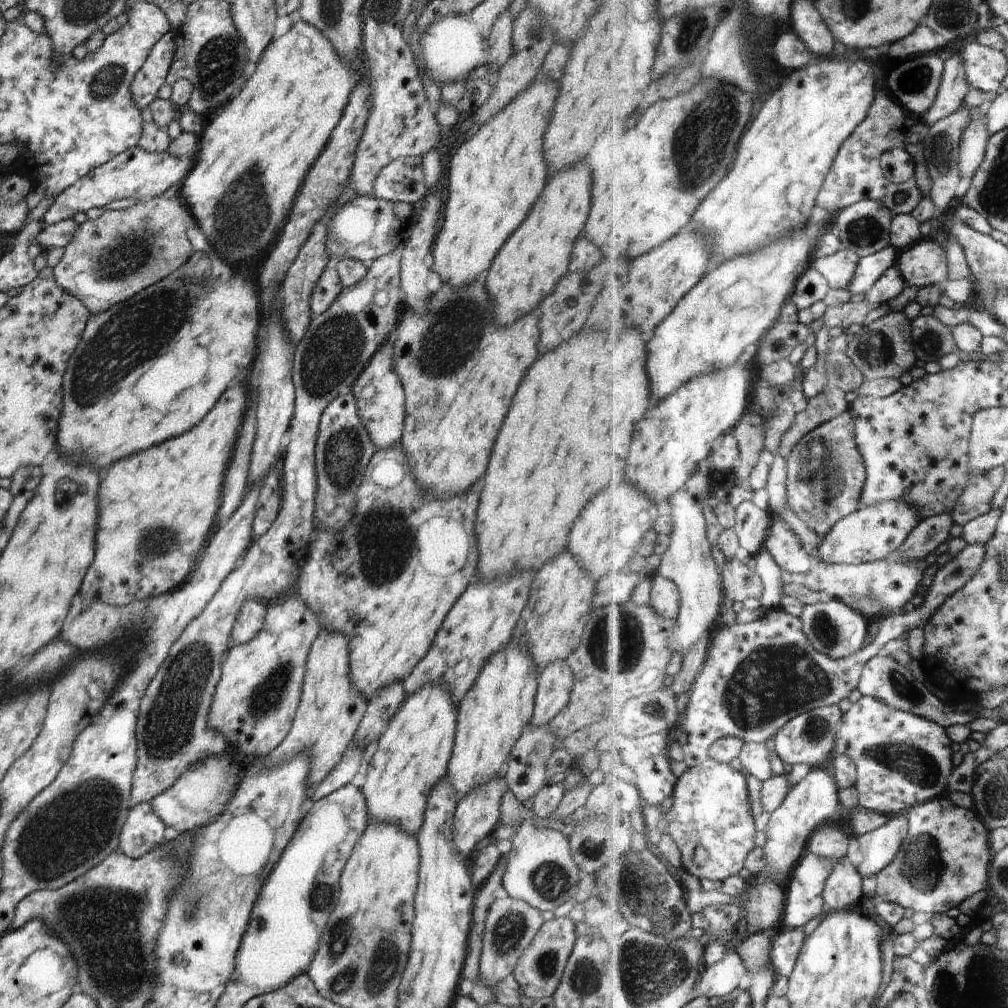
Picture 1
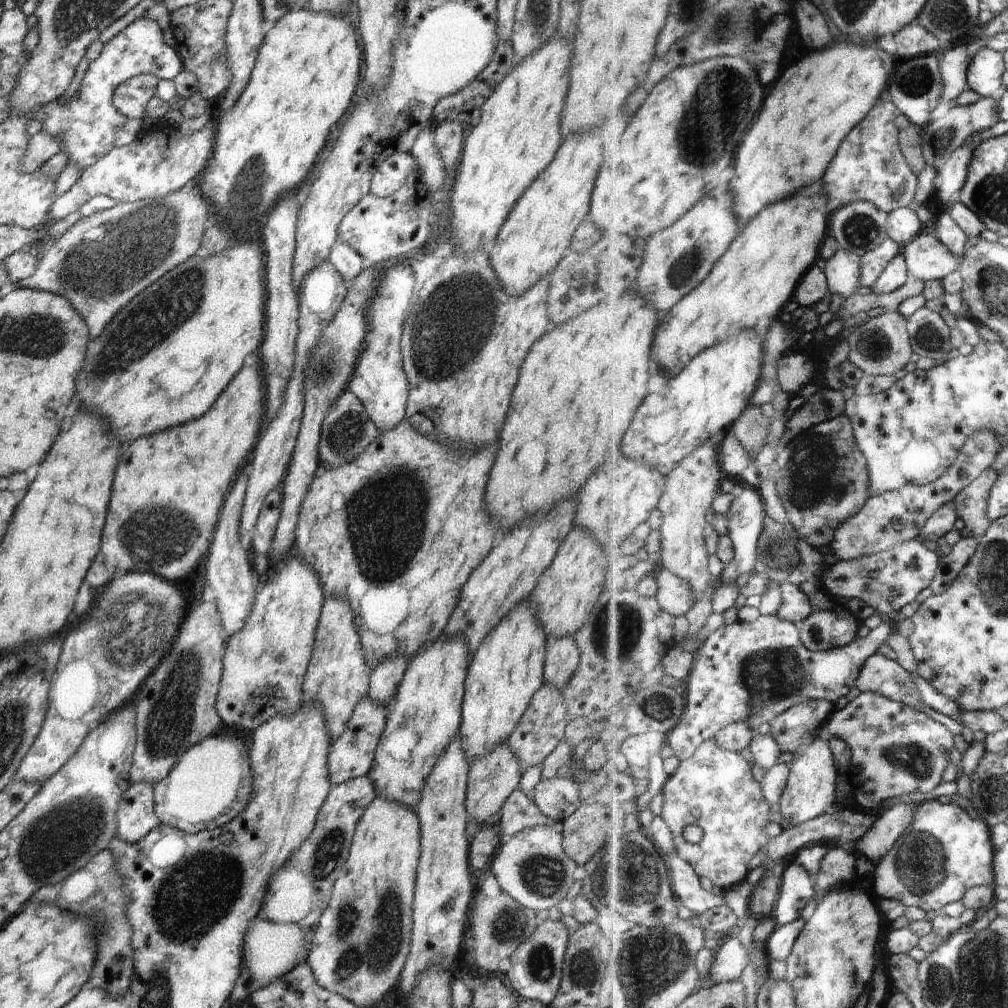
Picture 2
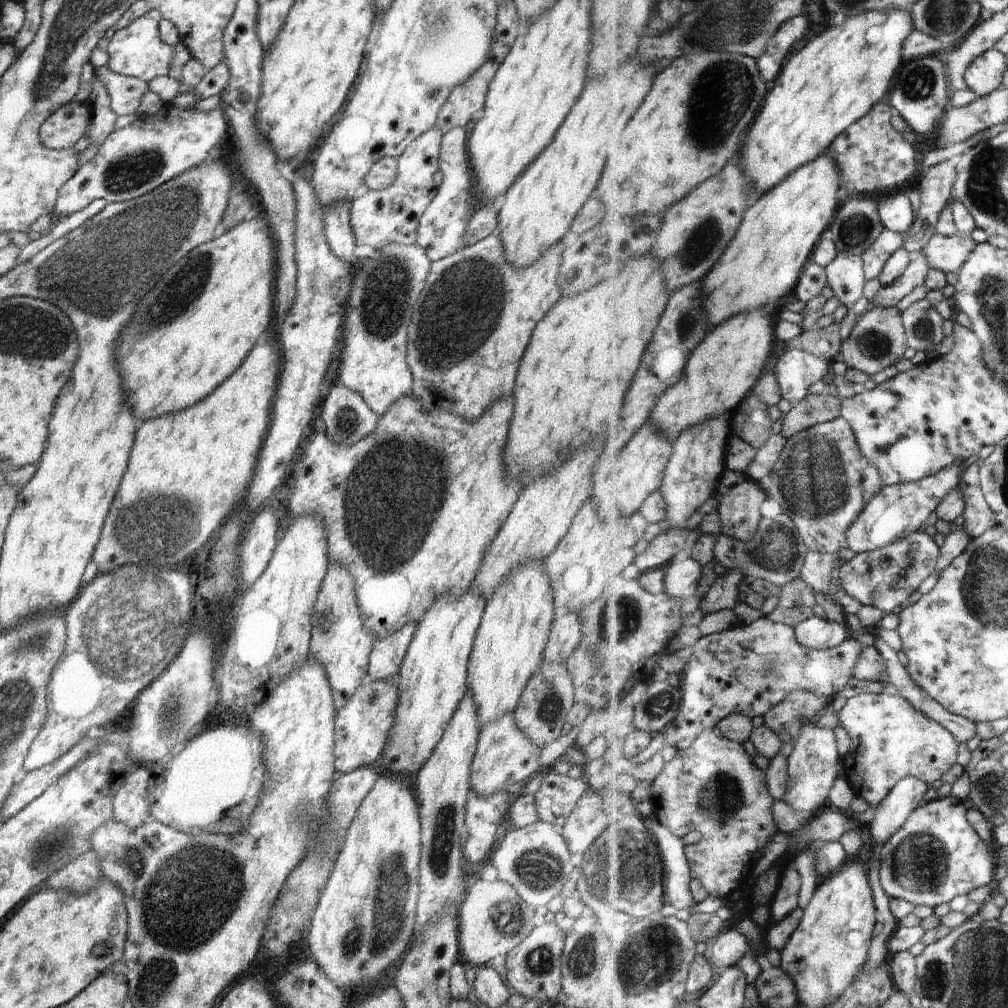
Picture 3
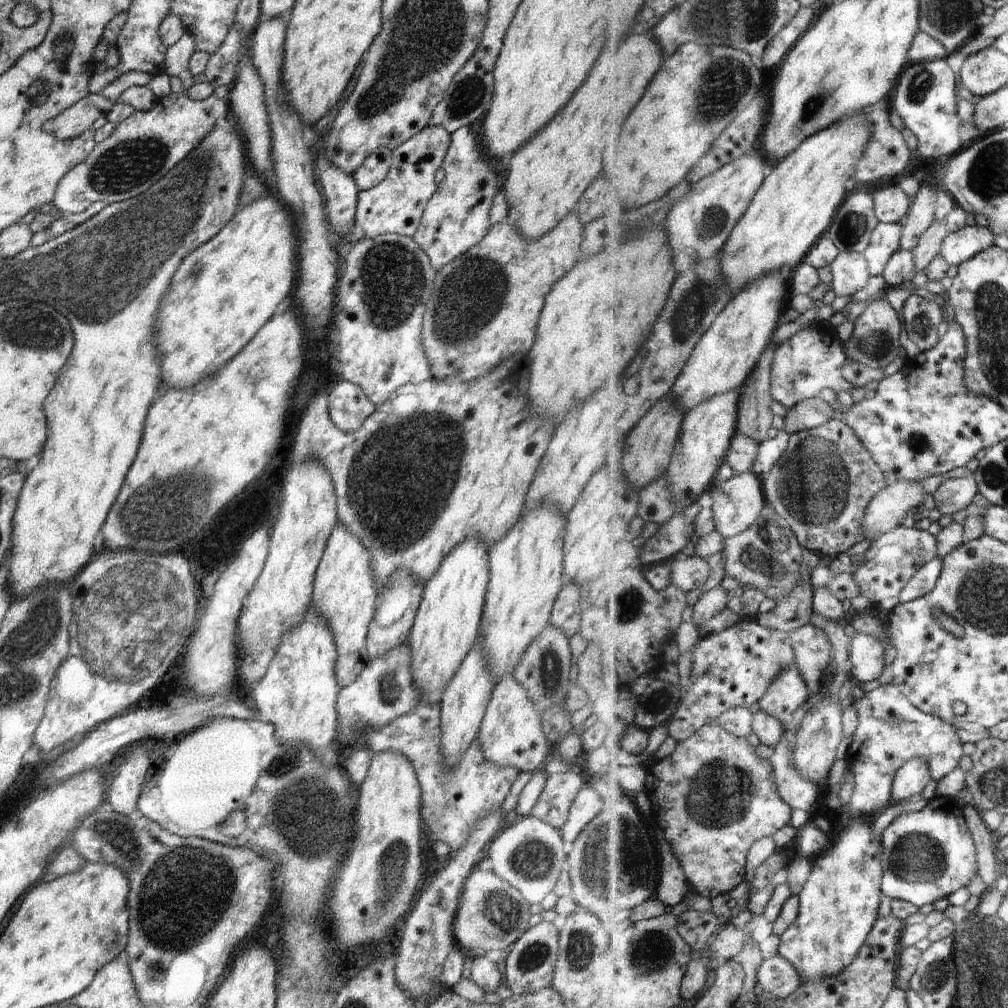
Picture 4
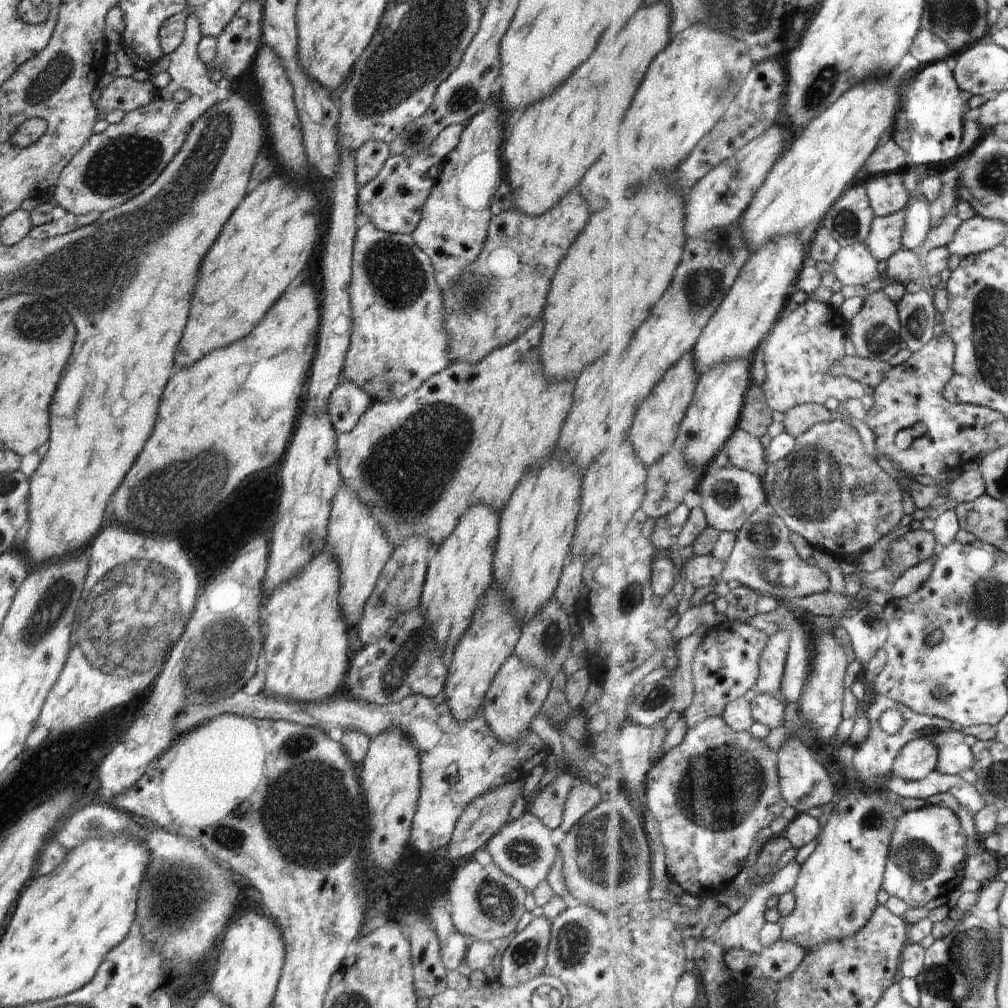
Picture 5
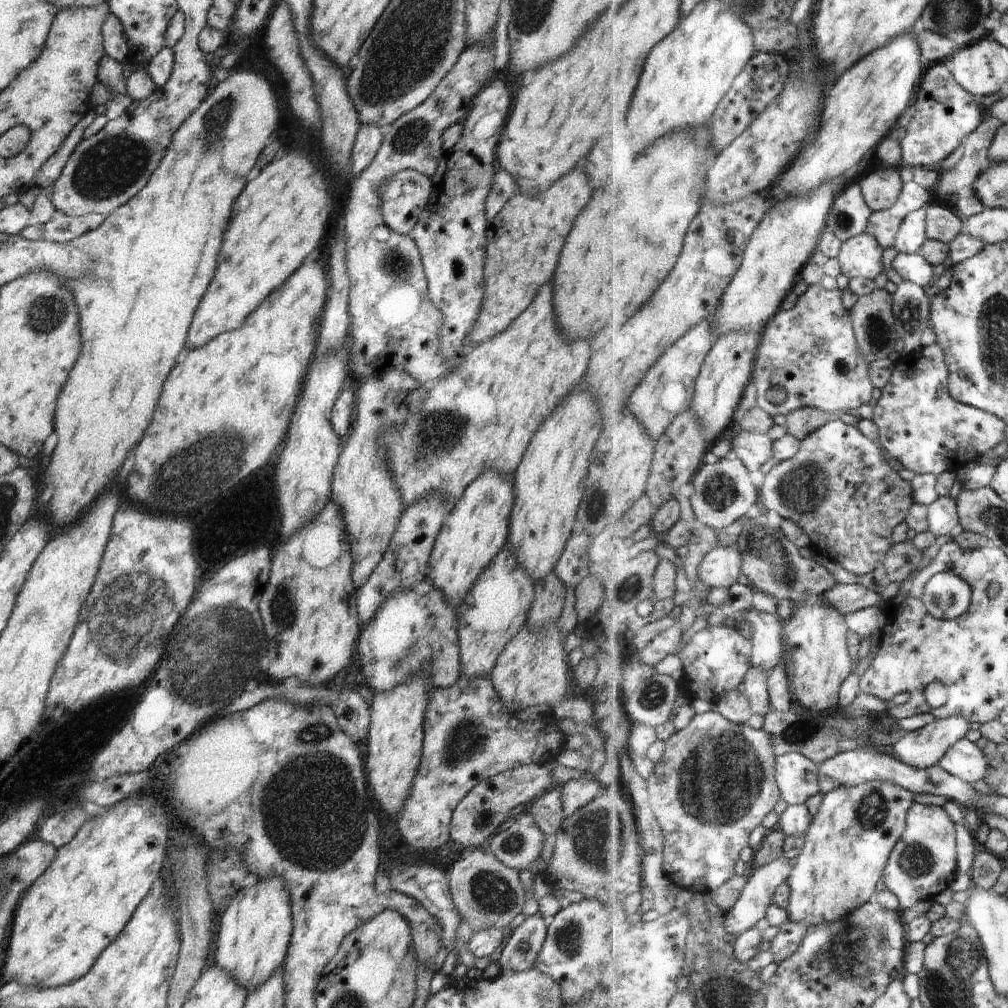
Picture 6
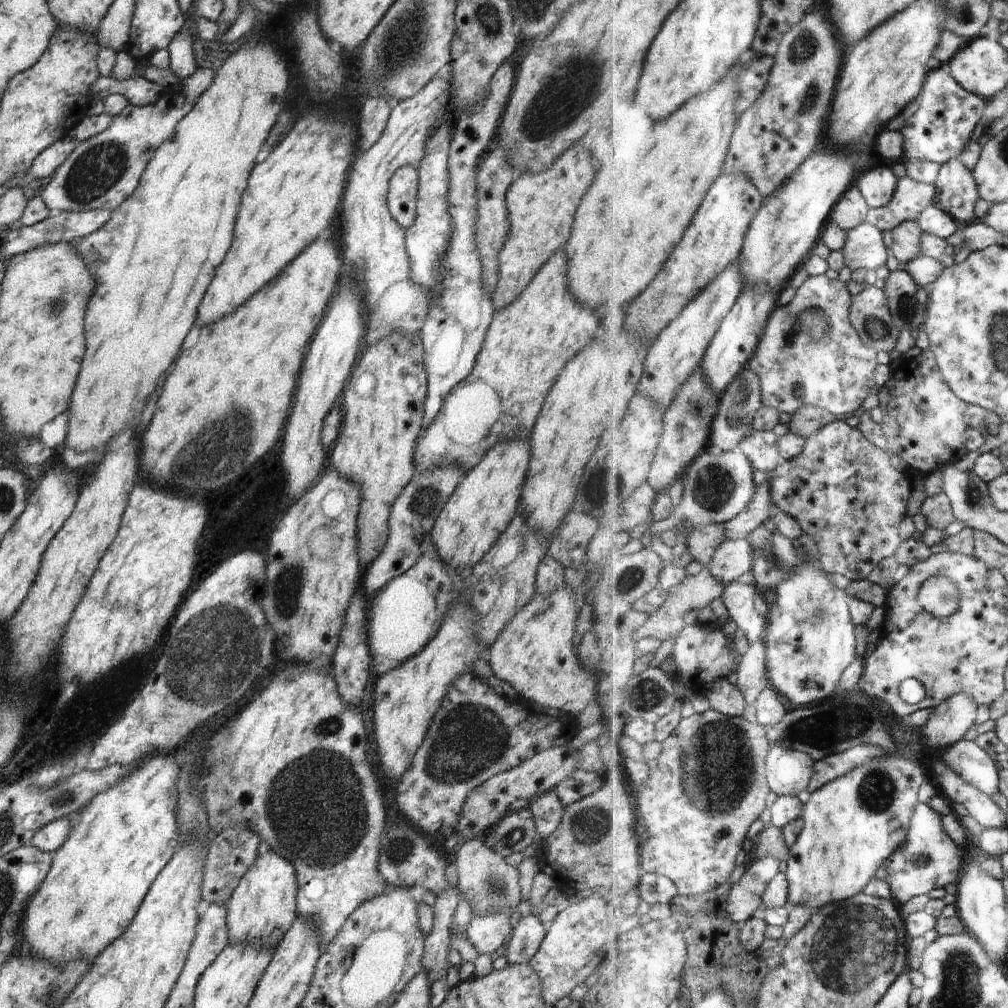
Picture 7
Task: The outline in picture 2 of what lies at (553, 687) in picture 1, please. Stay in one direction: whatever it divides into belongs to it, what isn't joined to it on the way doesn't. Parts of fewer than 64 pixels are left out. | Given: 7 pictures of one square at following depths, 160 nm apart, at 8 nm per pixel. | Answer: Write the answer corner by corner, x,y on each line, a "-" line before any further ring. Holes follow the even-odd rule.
573,637
548,641
543,666
544,684
553,685
561,692
578,666
579,654

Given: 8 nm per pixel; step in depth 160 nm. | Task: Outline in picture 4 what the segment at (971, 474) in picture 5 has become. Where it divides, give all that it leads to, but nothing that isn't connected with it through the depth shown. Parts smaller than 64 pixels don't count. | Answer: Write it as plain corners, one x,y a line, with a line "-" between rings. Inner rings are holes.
975,478
948,479
935,491
937,508
942,514
956,514
968,508
980,493
978,481

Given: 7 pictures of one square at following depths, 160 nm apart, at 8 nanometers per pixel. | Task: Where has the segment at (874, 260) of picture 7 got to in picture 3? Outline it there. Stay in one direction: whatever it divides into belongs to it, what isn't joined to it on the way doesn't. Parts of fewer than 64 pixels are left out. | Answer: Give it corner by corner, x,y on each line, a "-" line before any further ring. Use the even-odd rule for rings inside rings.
841,252
826,269
829,286
844,306
852,308
862,296
865,296
868,280
863,257

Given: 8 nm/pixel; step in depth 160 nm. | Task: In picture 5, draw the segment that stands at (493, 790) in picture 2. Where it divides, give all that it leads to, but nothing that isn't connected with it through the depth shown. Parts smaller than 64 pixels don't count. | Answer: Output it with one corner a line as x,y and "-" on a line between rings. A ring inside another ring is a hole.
514,654
506,660
492,680
481,706
486,724
498,741
515,743
530,731
531,720
540,713
551,682
540,669
528,666

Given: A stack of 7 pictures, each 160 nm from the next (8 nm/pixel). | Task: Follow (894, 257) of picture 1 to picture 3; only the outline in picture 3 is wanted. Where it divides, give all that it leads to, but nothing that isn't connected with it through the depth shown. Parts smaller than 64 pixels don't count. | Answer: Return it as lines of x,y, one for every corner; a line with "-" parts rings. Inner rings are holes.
886,229
876,244
863,254
865,262
865,275
868,281
881,277
882,270
889,264
890,258
906,244
906,236
898,231

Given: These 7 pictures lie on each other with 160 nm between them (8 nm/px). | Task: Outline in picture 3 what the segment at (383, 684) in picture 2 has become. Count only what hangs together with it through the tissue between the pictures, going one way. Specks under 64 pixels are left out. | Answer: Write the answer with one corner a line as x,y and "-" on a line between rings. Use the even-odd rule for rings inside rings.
408,623
393,635
373,641
366,674
368,681
395,680
416,627
416,623

